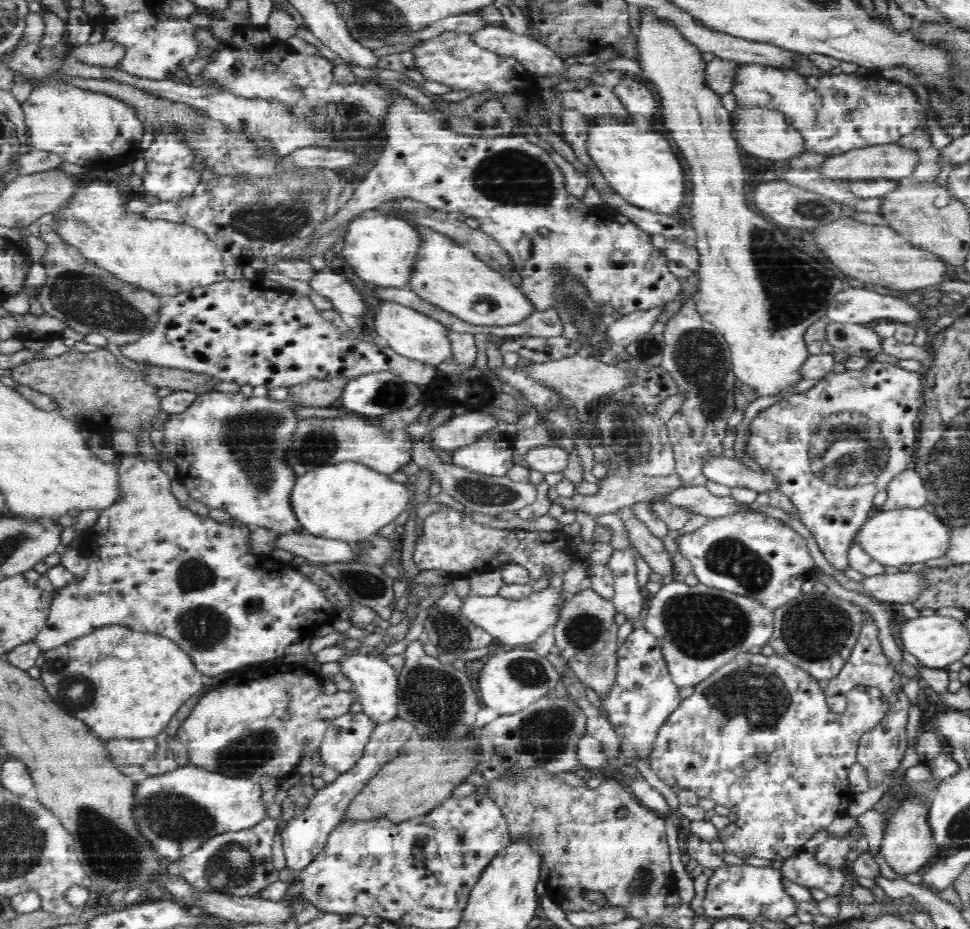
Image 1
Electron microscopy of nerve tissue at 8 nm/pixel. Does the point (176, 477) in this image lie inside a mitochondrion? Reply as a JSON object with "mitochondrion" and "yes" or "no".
{"mitochondrion":"no"}

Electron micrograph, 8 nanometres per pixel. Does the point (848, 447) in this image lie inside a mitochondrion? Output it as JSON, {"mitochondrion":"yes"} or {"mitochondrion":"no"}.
{"mitochondrion":"yes"}

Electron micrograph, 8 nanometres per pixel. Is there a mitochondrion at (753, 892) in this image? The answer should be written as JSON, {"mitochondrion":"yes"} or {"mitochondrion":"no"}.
{"mitochondrion":"no"}

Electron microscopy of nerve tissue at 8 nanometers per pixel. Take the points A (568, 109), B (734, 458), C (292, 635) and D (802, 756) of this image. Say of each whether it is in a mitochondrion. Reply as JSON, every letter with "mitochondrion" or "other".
{"A":"other","B":"other","C":"other","D":"other"}

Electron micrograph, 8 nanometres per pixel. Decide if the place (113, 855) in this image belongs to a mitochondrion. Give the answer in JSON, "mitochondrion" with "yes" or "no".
{"mitochondrion":"yes"}

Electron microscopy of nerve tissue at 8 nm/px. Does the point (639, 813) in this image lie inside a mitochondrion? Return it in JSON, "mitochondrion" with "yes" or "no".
{"mitochondrion":"no"}

